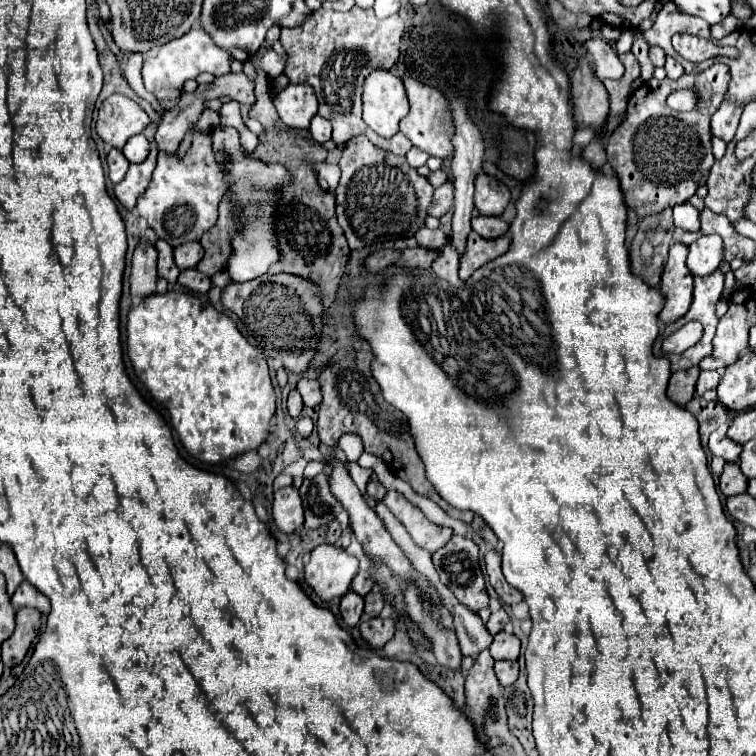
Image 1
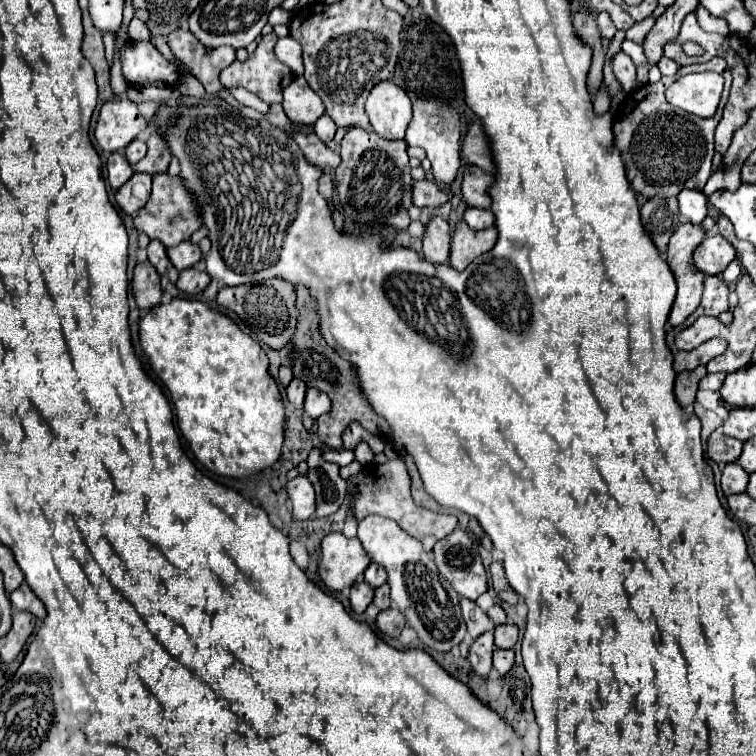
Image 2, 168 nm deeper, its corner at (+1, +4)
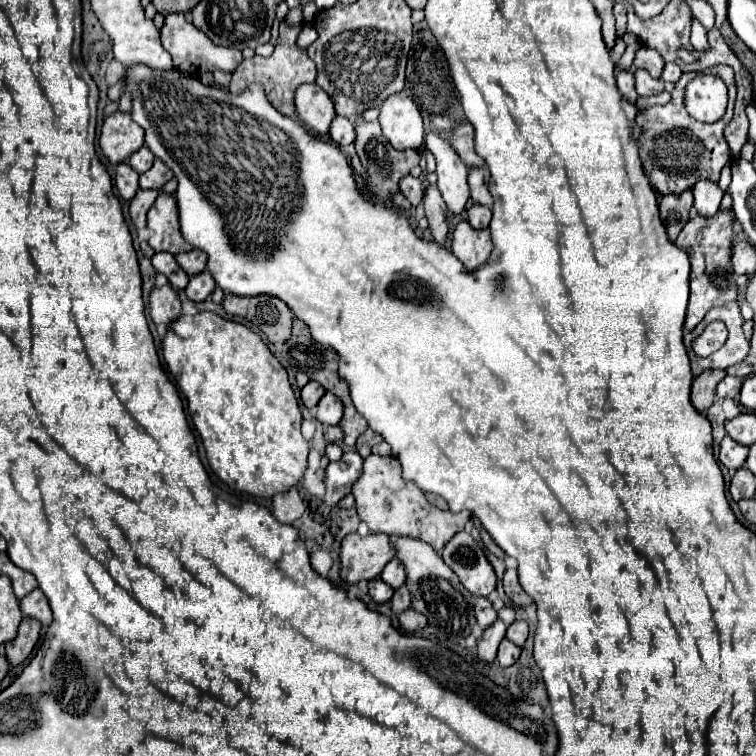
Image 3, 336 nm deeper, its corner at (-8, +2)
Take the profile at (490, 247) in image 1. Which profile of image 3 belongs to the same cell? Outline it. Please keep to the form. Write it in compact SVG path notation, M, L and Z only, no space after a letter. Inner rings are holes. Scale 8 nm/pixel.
M466 220L458 222L452 234L452 252L468 270L478 268L492 252L490 230L474 230Z

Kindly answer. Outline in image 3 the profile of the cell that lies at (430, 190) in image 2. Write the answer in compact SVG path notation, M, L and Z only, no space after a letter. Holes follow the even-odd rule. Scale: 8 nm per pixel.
M408 174L400 180L400 192L412 202L412 206L418 206L422 202L422 196L424 196L424 186L418 178Z

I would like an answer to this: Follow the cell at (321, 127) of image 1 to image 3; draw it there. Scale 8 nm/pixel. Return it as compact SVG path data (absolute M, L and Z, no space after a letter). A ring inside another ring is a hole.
M336 116L332 120L332 126L330 126L330 138L336 146L348 146L354 142L356 138L356 132L354 132L354 126L348 122L348 118L342 118L342 116Z

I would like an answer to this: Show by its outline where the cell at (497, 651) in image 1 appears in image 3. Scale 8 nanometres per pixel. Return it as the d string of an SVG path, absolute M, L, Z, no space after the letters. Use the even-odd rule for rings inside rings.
M512 622L512 624L508 626L506 638L512 640L514 644L522 646L522 644L526 642L526 638L528 638L528 624L526 624L526 622Z

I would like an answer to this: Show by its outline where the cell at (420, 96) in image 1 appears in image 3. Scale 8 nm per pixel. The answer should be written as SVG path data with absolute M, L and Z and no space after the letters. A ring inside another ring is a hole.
M430 132L426 136L426 148L434 154L438 164L438 190L442 194L442 200L448 206L448 214L460 214L466 208L466 202L470 198L468 192L468 166L454 156L454 150L446 144L446 138L442 138L436 132Z

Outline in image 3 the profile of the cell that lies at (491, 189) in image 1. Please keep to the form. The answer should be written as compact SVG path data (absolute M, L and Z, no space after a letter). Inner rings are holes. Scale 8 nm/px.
M470 168L468 170L468 184L470 184L470 196L476 204L492 206L492 196L488 192L488 180L490 172L488 168Z

